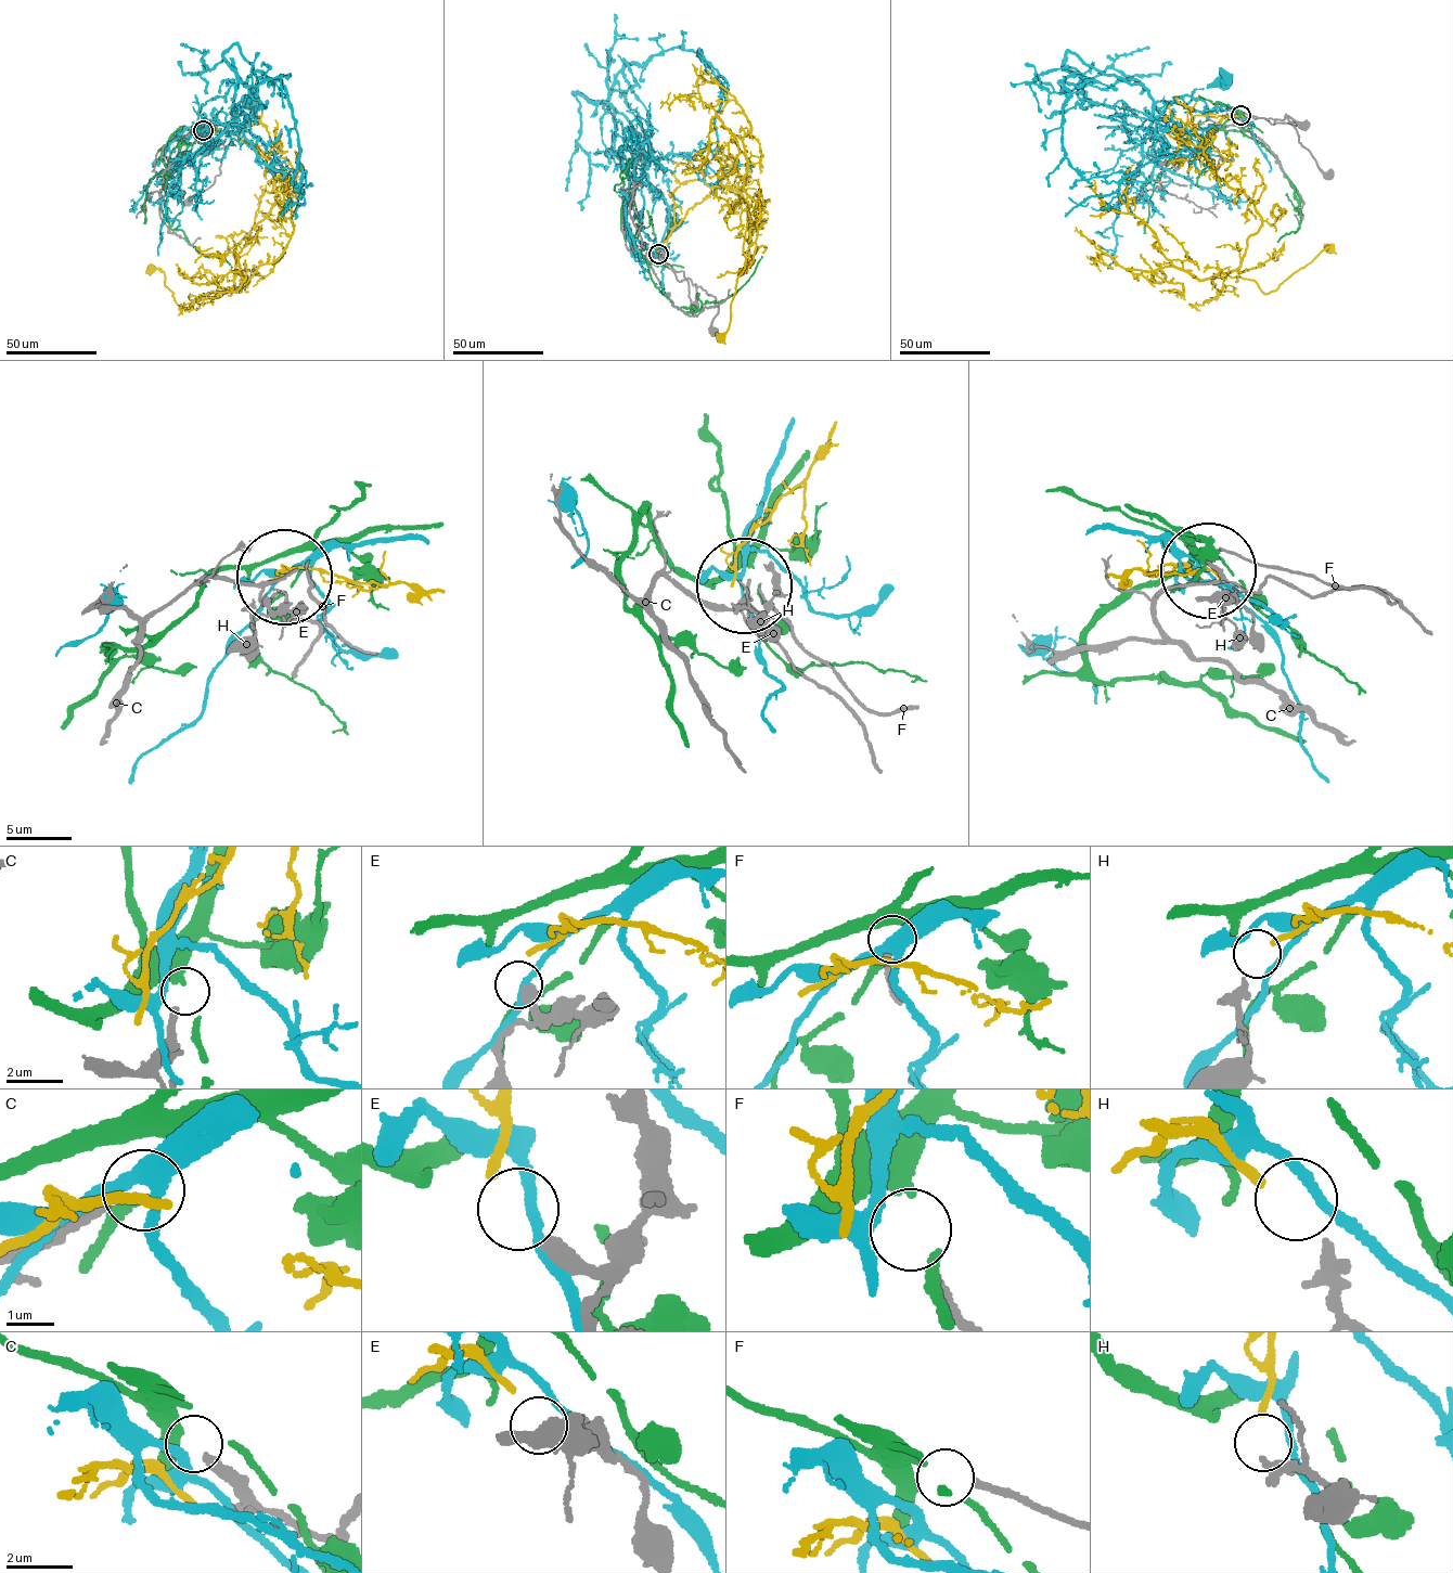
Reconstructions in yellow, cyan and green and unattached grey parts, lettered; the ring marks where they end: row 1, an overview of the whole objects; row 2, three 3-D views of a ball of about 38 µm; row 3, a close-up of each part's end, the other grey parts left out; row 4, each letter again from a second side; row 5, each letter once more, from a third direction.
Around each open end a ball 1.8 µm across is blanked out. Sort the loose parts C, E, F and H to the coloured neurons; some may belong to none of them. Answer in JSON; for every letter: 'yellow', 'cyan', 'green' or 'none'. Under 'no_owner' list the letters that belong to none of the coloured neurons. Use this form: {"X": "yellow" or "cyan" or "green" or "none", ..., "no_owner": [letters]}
{"C": "none", "E": "none", "F": "green", "H": "yellow", "no_owner": ["C", "E"]}

